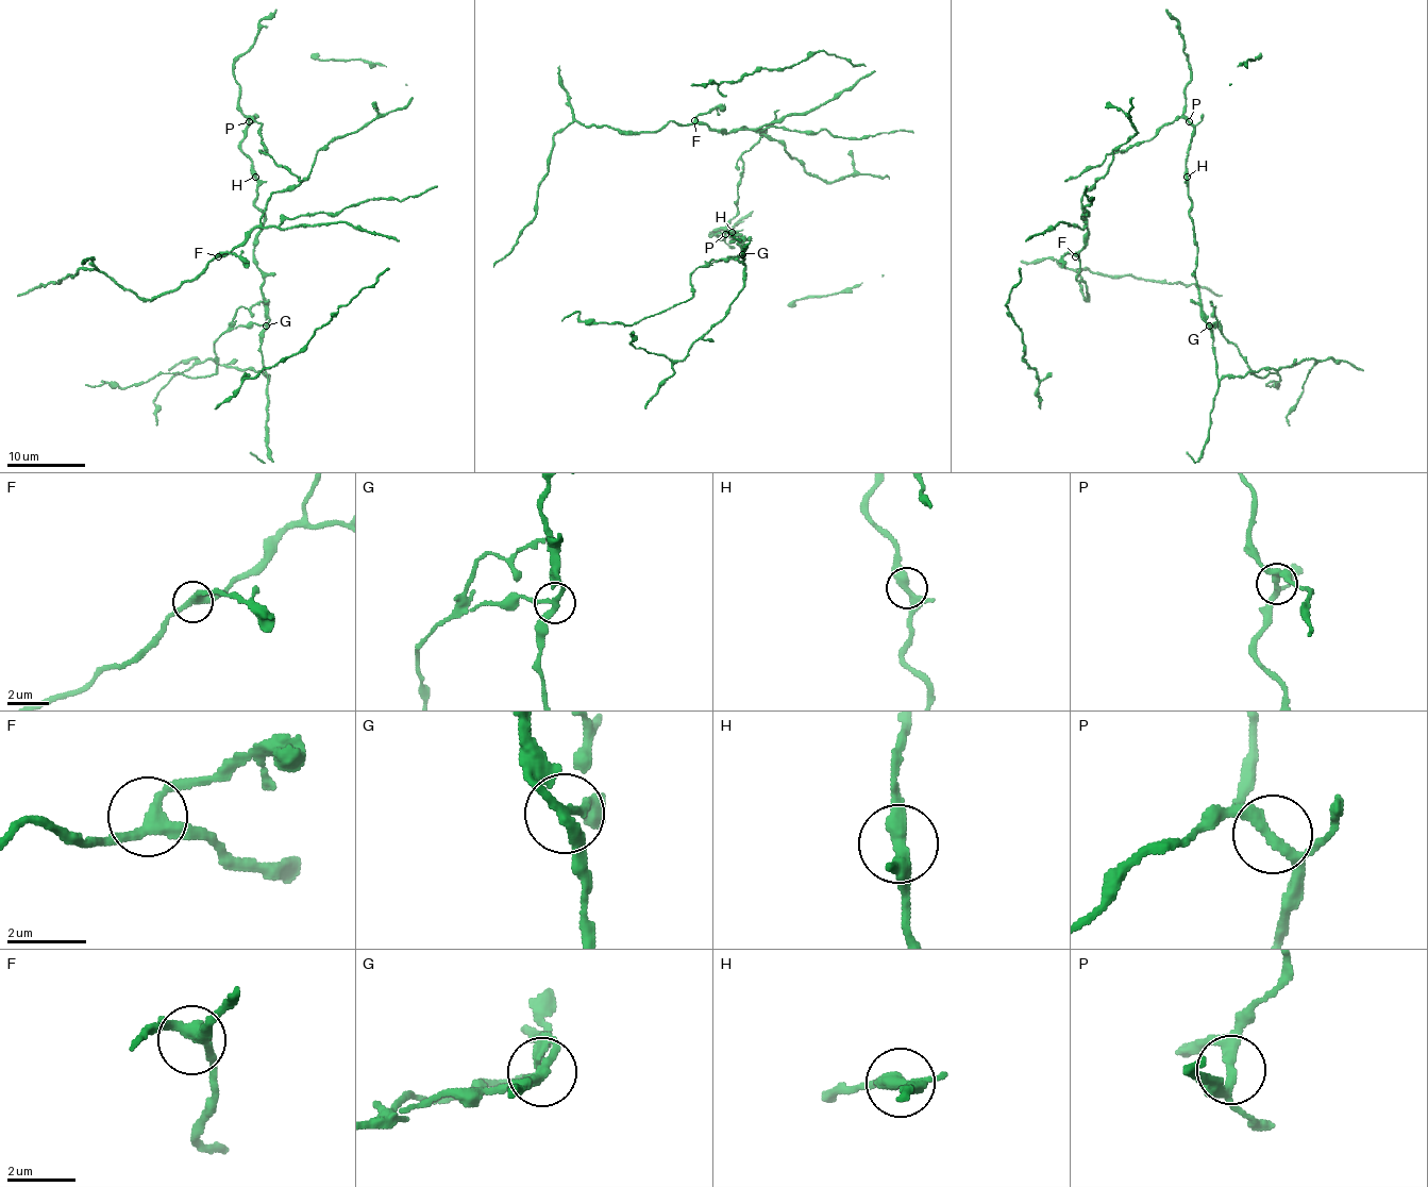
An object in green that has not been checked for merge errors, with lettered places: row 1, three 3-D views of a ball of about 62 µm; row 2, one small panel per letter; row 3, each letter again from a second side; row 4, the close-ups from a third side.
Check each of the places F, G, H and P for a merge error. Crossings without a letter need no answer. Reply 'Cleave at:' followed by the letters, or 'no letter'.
Cleave at: G

